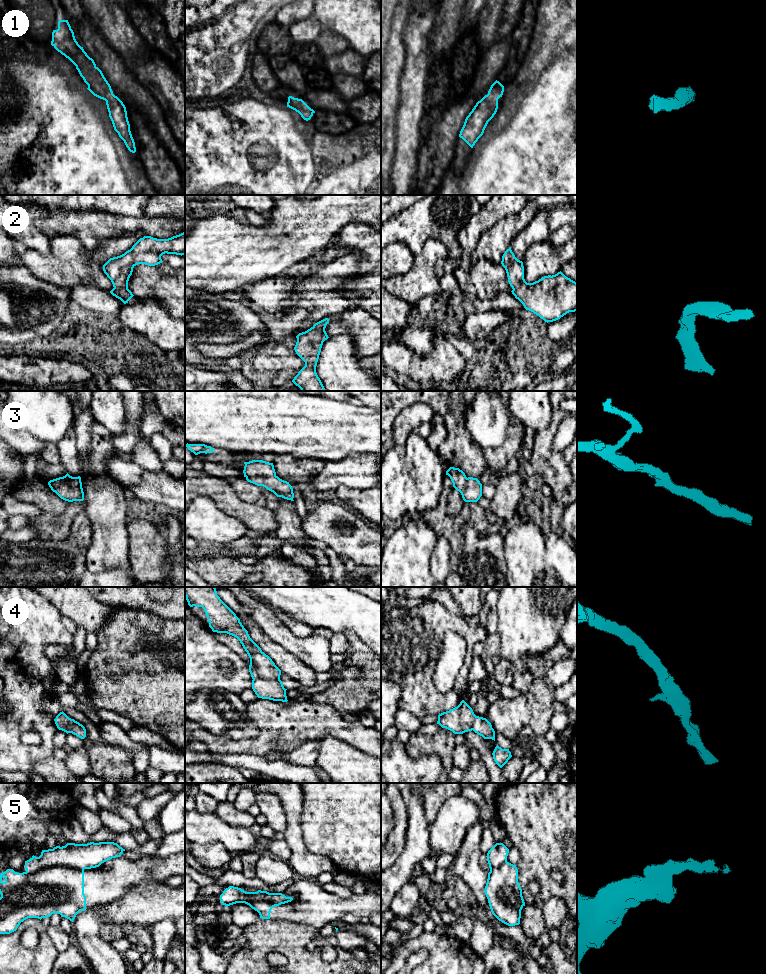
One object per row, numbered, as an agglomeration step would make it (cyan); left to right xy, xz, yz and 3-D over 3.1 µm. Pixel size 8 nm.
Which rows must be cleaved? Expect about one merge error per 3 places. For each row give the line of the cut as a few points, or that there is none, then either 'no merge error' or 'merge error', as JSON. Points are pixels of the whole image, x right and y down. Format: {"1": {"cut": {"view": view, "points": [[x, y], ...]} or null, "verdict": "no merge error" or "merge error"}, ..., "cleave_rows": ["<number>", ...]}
{"1": {"cut": null, "verdict": "no merge error"}, "2": {"cut": null, "verdict": "no merge error"}, "3": {"cut": null, "verdict": "no merge error"}, "4": {"cut": null, "verdict": "no merge error"}, "5": {"cut": {"view": "xy", "points": [[83, 869], [49, 866], [36, 871], [26, 871]]}, "verdict": "merge error"}, "cleave_rows": ["5"]}

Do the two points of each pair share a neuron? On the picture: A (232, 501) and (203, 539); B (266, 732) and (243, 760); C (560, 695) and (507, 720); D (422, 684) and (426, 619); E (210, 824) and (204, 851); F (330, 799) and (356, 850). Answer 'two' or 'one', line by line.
A: two
B: two
C: two
D: one
E: two
F: one

